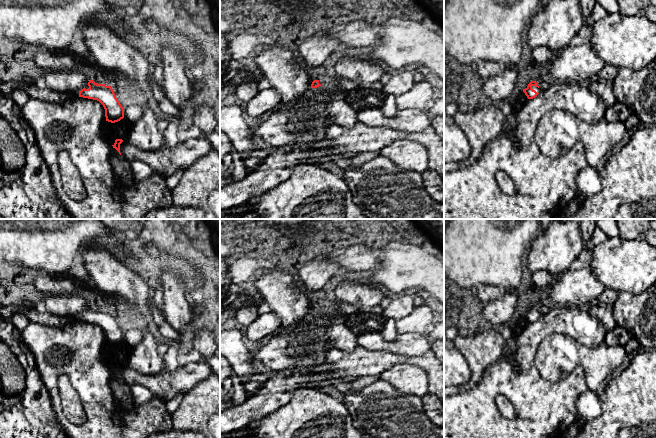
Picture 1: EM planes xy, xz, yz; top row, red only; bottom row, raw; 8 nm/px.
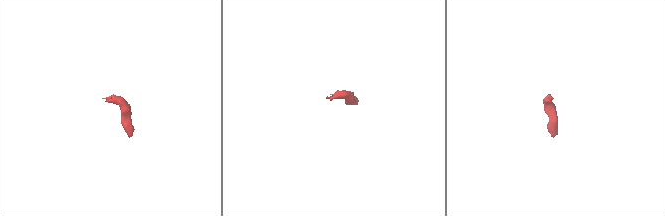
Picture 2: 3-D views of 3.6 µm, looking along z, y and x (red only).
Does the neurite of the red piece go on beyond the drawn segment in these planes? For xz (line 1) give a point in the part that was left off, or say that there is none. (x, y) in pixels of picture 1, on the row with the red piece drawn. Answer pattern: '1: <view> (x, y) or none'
1: none

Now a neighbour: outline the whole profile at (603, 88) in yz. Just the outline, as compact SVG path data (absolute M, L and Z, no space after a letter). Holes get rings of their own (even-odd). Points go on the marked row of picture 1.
M597 77L590 79L588 82L589 89L602 98L605 105L611 106L616 102L614 92L612 89L613 84L603 78Z

